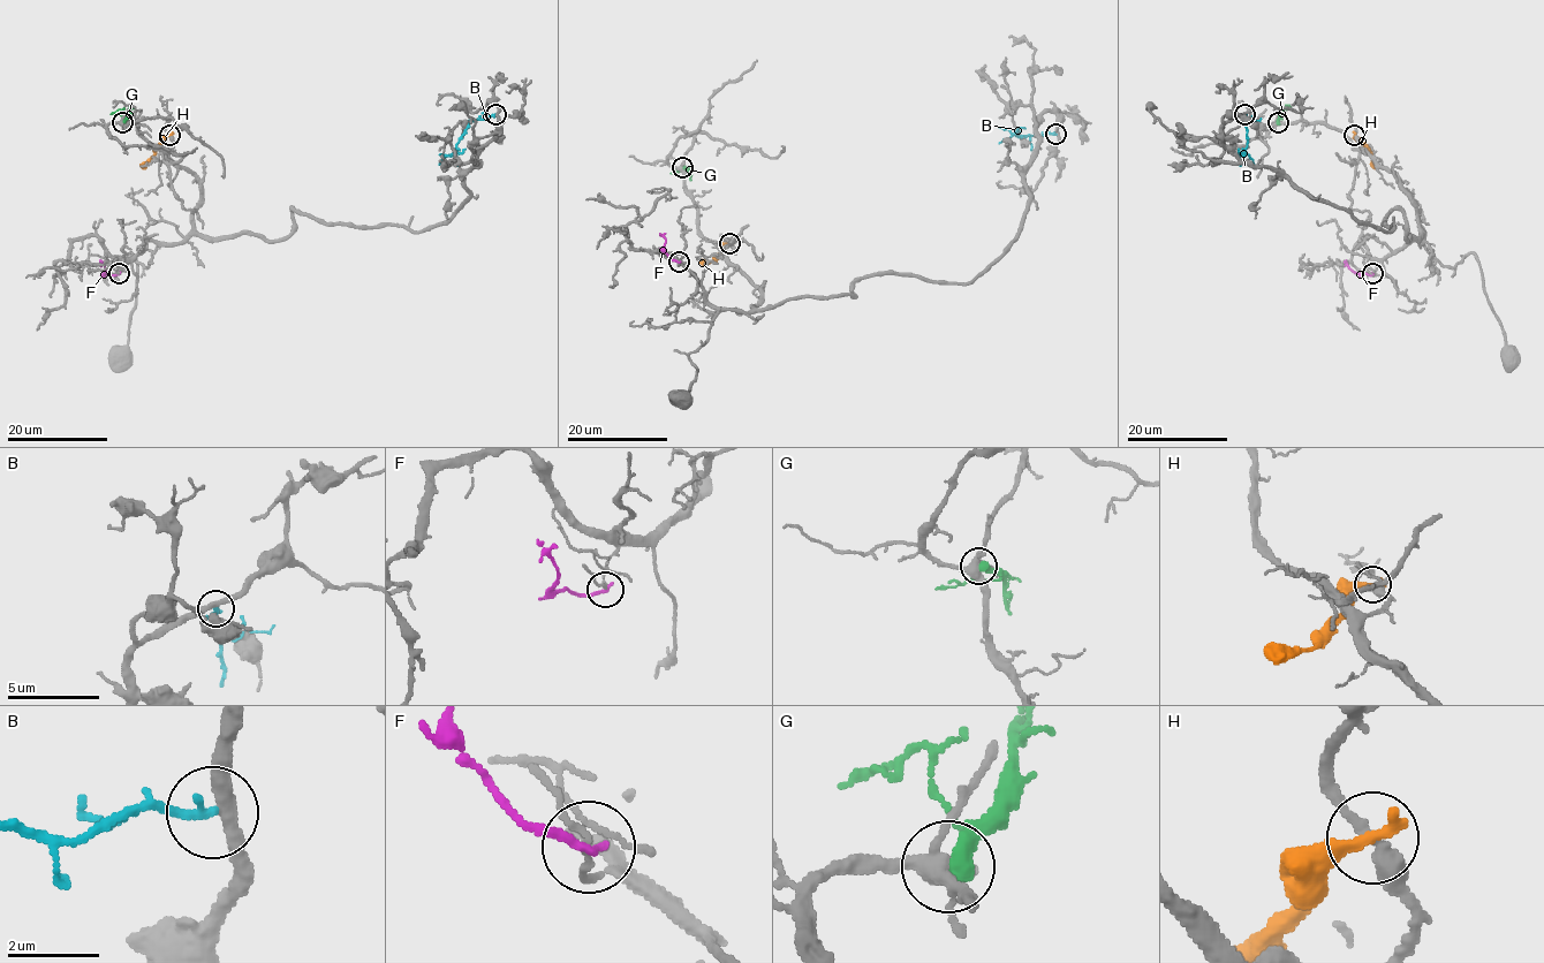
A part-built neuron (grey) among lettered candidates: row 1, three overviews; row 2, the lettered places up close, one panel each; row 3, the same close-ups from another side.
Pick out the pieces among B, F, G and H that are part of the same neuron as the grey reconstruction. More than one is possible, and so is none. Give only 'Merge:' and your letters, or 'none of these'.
Merge: none of these

